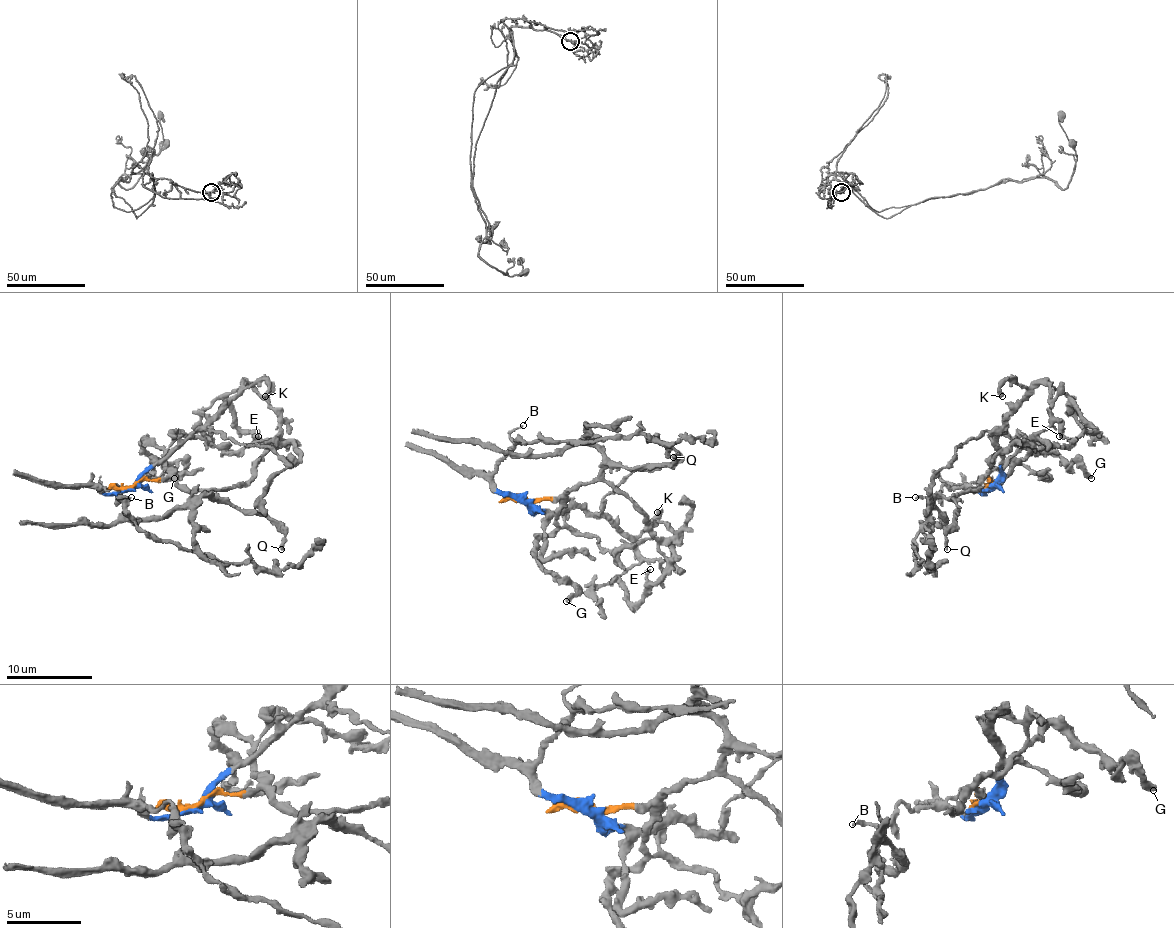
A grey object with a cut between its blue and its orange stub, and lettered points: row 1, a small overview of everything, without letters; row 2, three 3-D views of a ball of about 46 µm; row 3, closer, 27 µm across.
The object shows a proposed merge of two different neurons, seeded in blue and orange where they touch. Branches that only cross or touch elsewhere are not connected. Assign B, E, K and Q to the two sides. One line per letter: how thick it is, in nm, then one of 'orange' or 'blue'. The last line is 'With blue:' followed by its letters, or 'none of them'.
B: calibre 140 nm; blue
E: calibre 360 nm; orange
K: calibre 380 nm; blue
Q: calibre 280 nm; orange
With blue: B, K

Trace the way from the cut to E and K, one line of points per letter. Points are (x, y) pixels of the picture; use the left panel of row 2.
E: (131, 487), (144, 478), (174, 478), (190, 489), (241, 487), (274, 446), (259, 435)
K: (131, 487), (211, 422), (244, 390), (265, 381), (265, 396)

